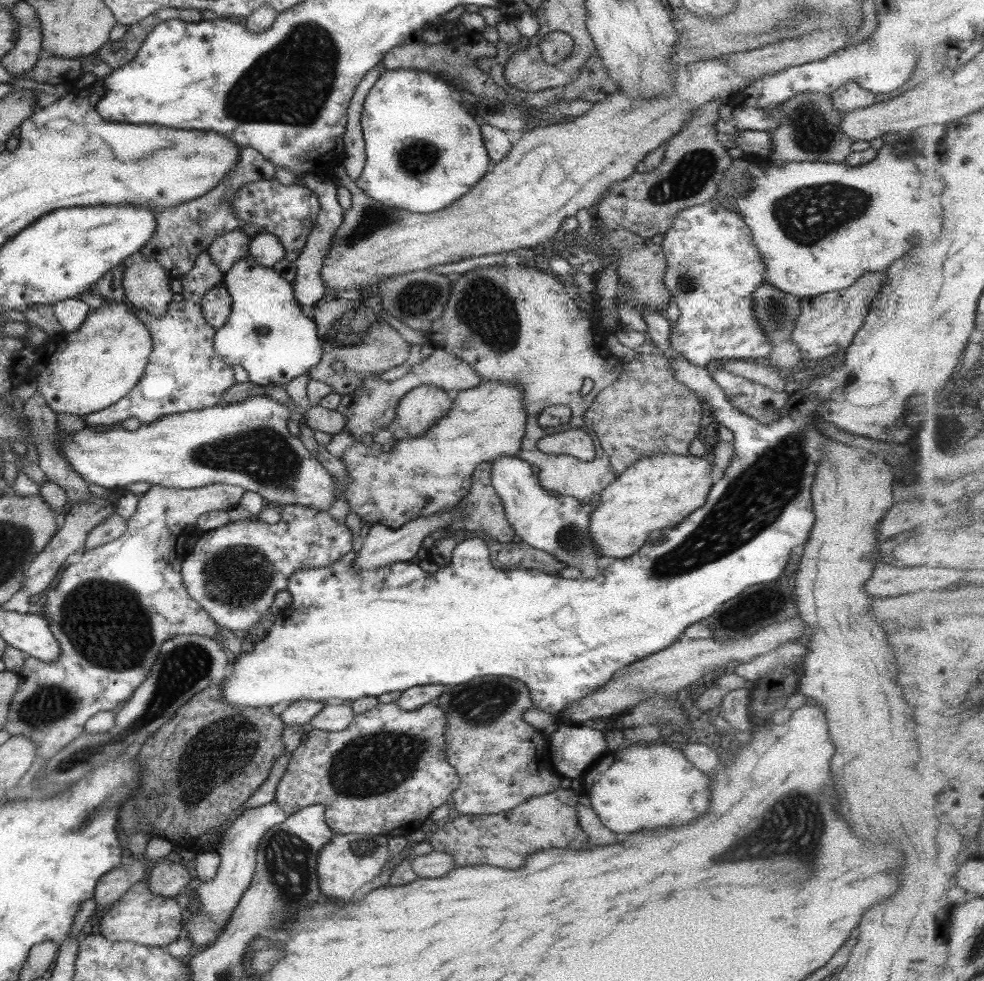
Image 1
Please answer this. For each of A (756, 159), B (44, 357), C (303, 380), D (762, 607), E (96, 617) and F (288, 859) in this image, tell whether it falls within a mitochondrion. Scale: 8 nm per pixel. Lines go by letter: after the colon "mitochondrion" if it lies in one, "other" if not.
A: other
B: other
C: other
D: other
E: mitochondrion
F: mitochondrion

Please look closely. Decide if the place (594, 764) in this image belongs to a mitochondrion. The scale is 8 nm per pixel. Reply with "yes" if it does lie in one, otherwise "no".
no

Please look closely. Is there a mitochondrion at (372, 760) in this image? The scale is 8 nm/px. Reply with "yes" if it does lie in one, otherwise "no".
yes

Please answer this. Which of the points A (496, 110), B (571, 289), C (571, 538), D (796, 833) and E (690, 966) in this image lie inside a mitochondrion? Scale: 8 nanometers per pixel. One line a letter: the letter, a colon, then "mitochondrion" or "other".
A: mitochondrion
B: other
C: mitochondrion
D: mitochondrion
E: mitochondrion

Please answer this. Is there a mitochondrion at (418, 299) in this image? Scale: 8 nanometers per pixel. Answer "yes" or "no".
yes

